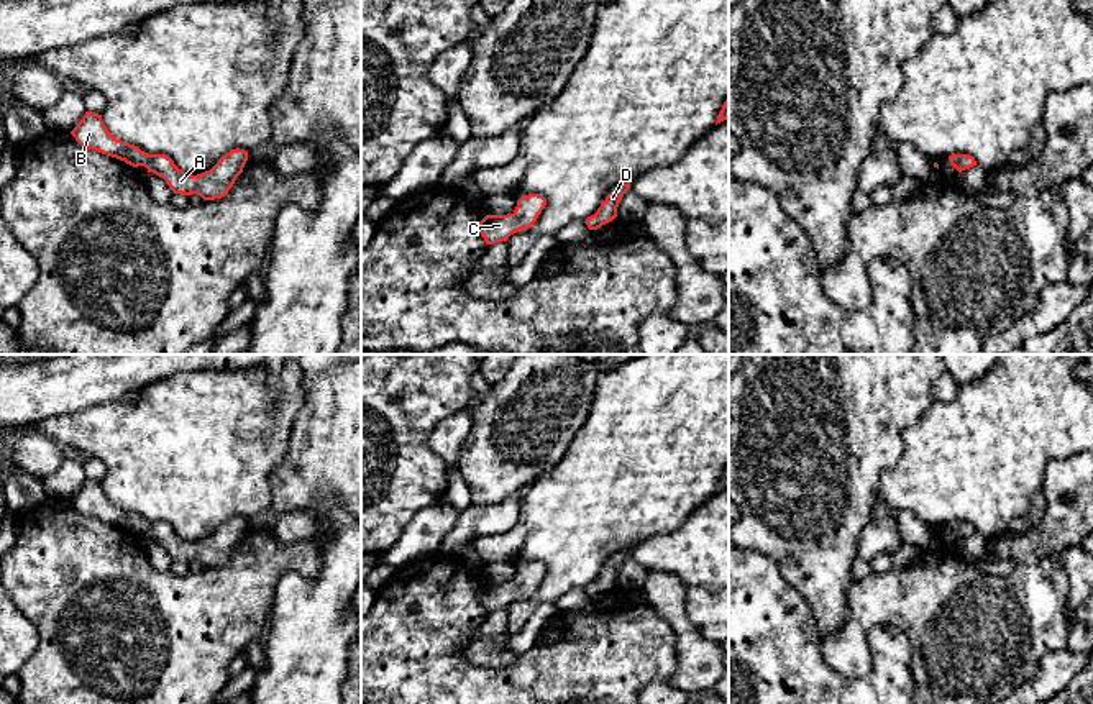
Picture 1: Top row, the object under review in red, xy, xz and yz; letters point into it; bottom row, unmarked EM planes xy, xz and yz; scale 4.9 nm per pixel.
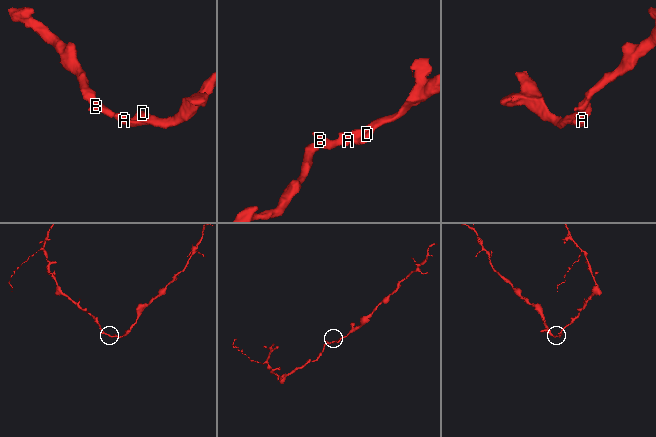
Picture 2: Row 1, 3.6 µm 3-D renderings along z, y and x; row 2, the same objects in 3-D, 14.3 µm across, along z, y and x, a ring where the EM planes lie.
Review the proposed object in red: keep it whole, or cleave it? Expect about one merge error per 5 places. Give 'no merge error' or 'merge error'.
no merge error

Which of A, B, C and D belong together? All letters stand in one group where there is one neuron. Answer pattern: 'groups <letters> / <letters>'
groups A B C D

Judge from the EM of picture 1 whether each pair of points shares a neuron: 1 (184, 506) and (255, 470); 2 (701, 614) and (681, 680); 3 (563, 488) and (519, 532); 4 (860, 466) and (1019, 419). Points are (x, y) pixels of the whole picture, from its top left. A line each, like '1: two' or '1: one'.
1: one
2: two
3: two
4: two

